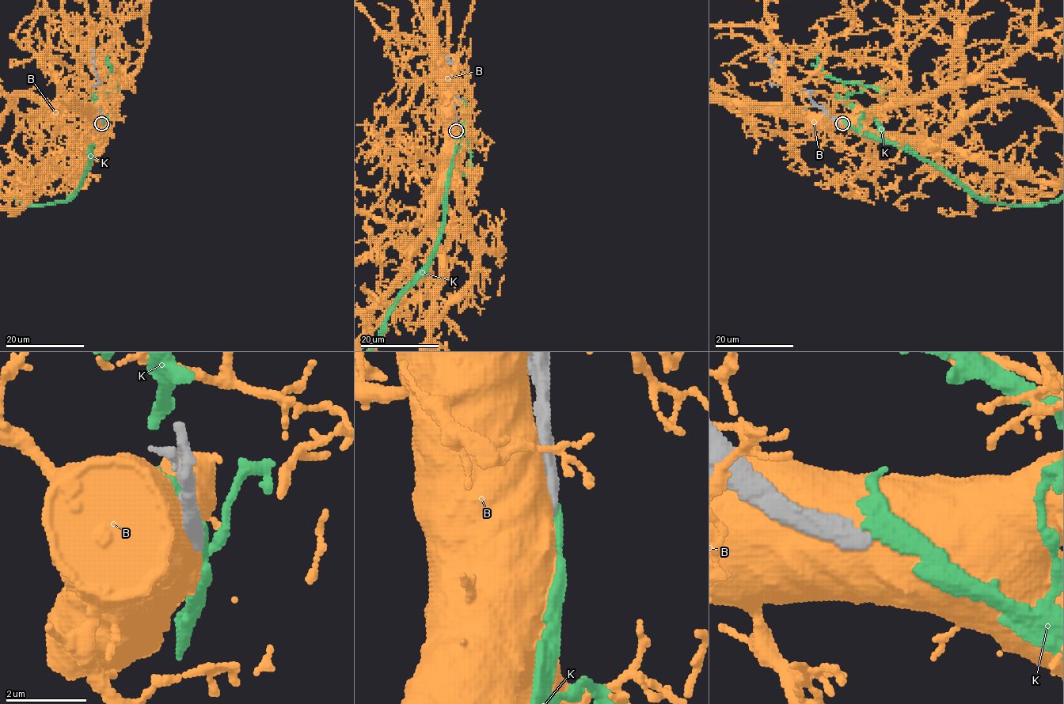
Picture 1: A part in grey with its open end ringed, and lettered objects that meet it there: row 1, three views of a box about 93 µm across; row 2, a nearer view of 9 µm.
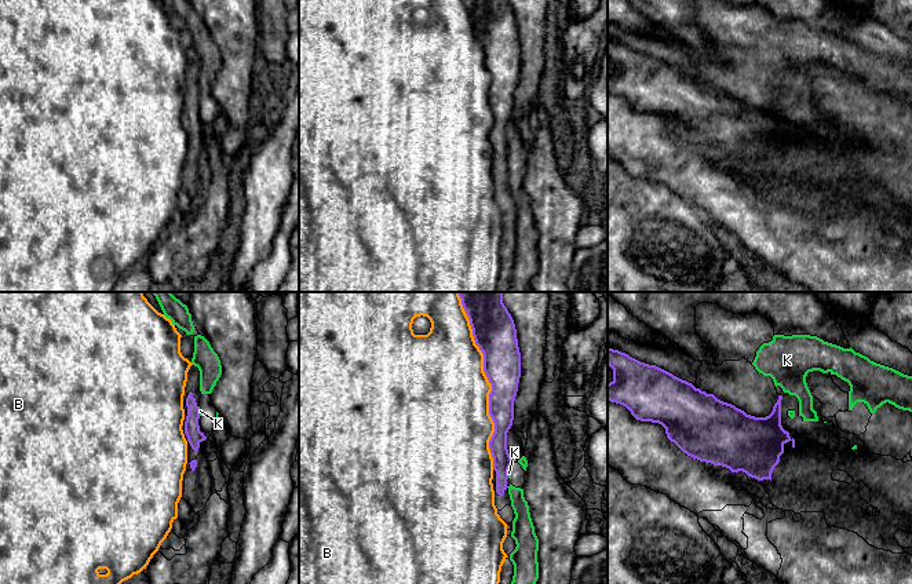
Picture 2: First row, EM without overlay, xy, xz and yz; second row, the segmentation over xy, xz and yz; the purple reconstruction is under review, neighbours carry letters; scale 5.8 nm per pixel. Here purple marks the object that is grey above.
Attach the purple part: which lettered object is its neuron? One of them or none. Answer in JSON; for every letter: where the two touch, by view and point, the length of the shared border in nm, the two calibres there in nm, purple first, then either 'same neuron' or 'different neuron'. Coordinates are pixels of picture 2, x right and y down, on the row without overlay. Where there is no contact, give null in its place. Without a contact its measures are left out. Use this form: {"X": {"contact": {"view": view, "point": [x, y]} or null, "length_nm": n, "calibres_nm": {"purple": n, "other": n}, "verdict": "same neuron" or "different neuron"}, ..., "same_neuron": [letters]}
{"B": {"contact": {"view": "xz", "point": [492, 80]}, "length_nm": 950, "calibres_nm": {"purple": 220, "other": 460}, "verdict": "different neuron"}, "K": {"contact": {"view": "xy", "point": [199, 105]}, "length_nm": 30, "calibres_nm": {"purple": 90, "other": 20}, "verdict": "different neuron"}, "same_neuron": []}

